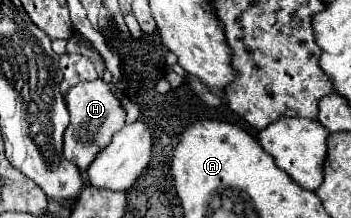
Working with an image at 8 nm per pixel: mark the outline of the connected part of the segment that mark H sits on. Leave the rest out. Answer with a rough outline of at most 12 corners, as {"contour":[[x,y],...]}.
{"contour":[[102,78],[64,96],[64,158],[86,172],[124,126]]}

